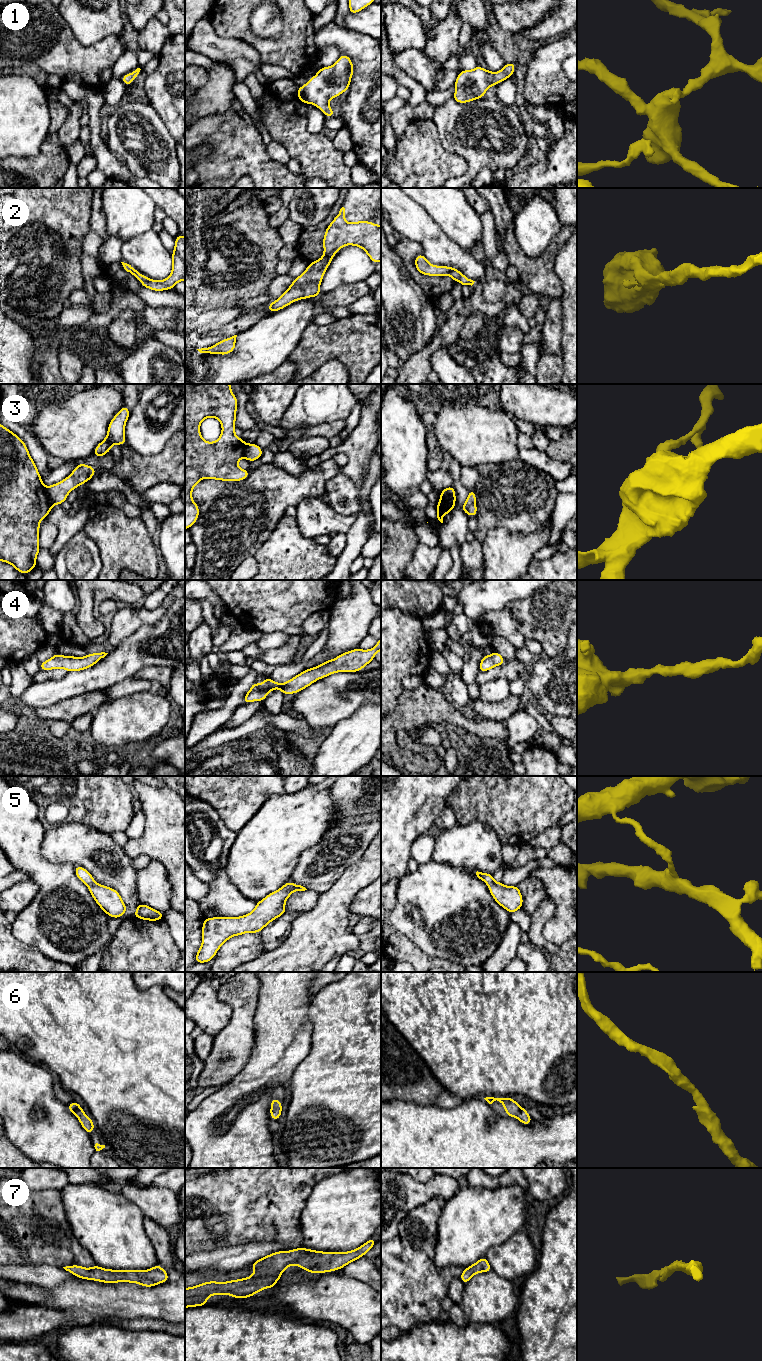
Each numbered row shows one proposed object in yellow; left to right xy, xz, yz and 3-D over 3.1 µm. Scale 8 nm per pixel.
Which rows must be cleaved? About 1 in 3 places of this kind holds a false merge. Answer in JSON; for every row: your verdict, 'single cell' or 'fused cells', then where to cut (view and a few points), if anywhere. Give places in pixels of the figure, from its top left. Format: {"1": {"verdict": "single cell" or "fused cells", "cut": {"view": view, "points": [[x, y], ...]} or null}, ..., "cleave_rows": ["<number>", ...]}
{"1": {"verdict": "single cell", "cut": null}, "2": {"verdict": "single cell", "cut": null}, "3": {"verdict": "fused cells", "cut": {"view": "xy", "points": [[45, 488], [48, 499], [52, 504]]}}, "4": {"verdict": "single cell", "cut": null}, "5": {"verdict": "fused cells", "cut": {"view": "xy", "points": [[94, 882], [87, 885]]}}, "6": {"verdict": "single cell", "cut": null}, "7": {"verdict": "single cell", "cut": null}, "cleave_rows": ["3", "5"]}

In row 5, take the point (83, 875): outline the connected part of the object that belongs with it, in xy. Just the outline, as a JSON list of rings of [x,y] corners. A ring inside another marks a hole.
[[[74,866],[74,871],[77,878],[85,885],[91,885],[95,883],[93,876],[82,866]]]

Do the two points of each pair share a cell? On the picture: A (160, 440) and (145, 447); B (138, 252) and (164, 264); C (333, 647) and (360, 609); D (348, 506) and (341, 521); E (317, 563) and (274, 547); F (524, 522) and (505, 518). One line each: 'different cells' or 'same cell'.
A: same cell
B: same cell
C: same cell
D: different cells
E: same cell
F: same cell

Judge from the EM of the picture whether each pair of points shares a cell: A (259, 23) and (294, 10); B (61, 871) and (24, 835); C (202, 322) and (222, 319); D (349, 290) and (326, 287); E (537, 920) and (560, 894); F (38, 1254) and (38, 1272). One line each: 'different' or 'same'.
A: different
B: same
C: same
D: different
E: different
F: different

